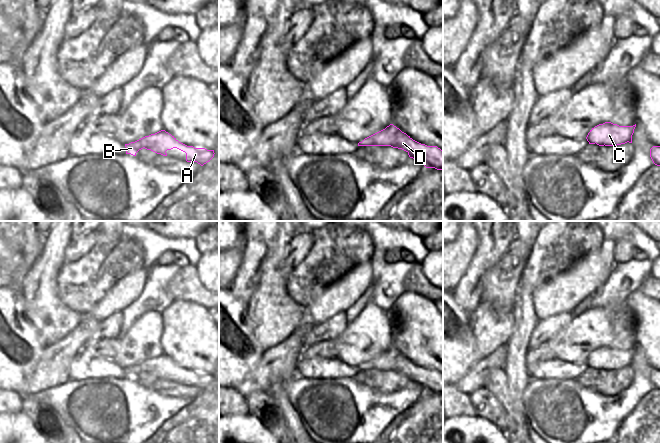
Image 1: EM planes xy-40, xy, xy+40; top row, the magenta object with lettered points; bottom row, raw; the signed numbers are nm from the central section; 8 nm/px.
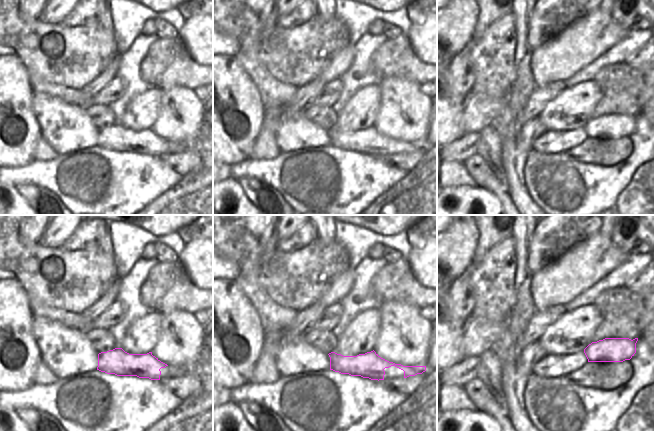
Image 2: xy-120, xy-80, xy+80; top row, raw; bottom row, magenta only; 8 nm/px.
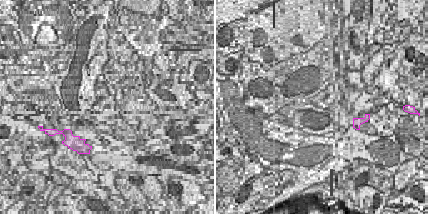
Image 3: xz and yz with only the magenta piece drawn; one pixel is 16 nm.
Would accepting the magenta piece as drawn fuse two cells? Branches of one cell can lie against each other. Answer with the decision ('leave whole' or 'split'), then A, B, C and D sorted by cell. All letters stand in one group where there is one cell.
split; A B D / C

